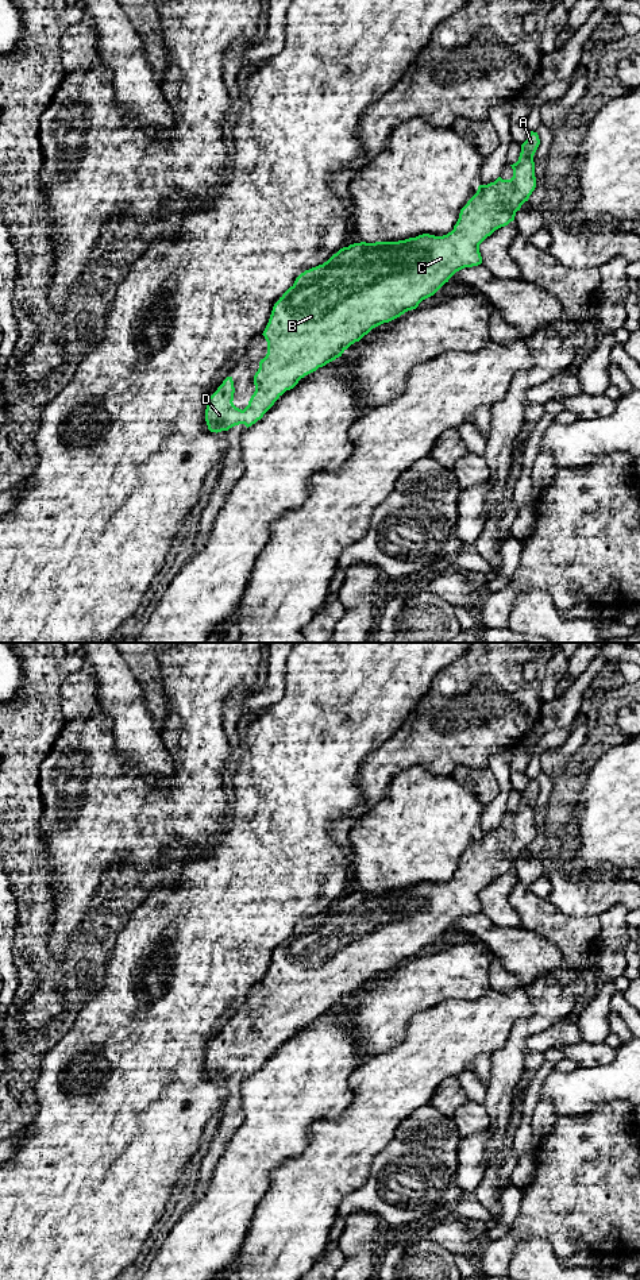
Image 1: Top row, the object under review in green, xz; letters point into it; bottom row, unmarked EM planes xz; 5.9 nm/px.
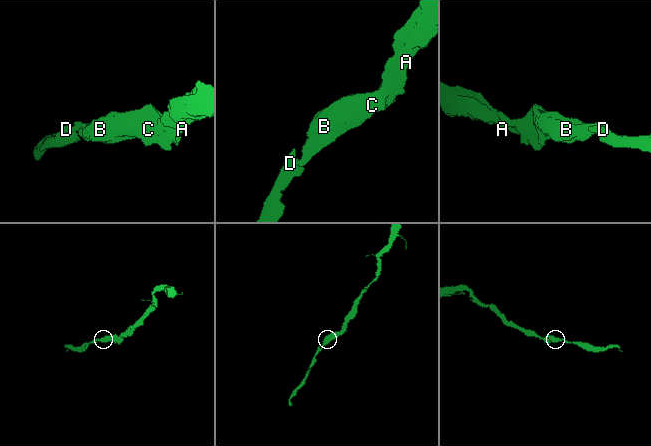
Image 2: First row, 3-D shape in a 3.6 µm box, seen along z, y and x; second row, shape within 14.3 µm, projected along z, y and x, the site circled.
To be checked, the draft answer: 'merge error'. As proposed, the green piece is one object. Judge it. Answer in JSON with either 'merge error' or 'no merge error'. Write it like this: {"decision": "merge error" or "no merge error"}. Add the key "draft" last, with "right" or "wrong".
{"decision": "no merge error", "draft": "wrong"}

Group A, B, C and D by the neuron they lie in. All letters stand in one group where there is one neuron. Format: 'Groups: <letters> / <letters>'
Groups: A B C D

